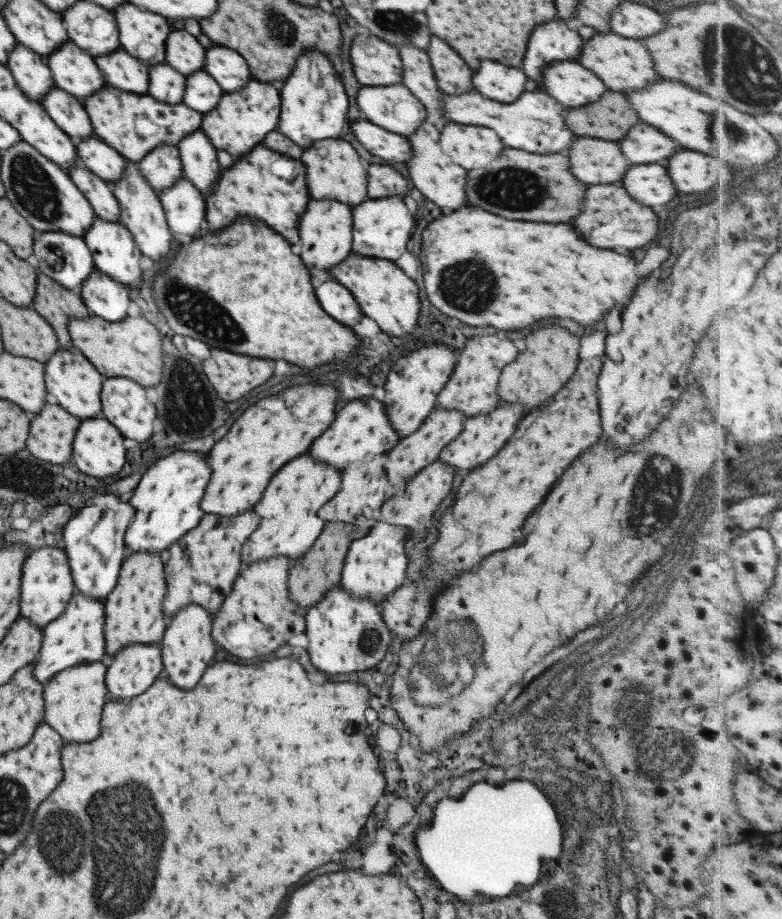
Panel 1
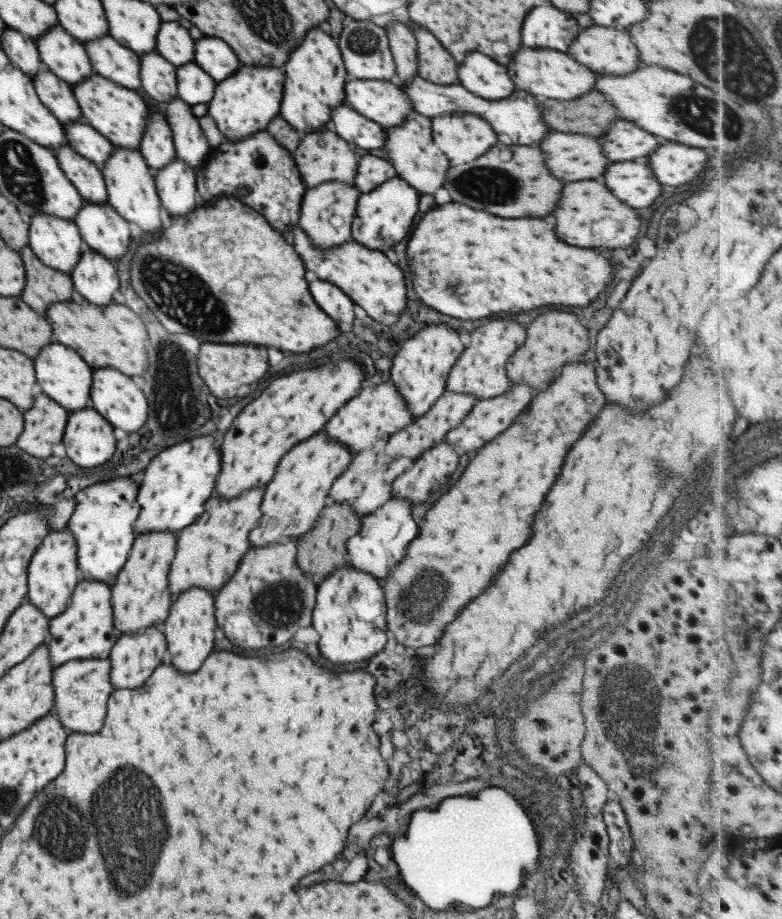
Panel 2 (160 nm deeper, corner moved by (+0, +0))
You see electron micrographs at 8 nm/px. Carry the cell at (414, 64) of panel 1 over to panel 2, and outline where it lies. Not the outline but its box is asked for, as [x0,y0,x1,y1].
[384,21,417,84]

